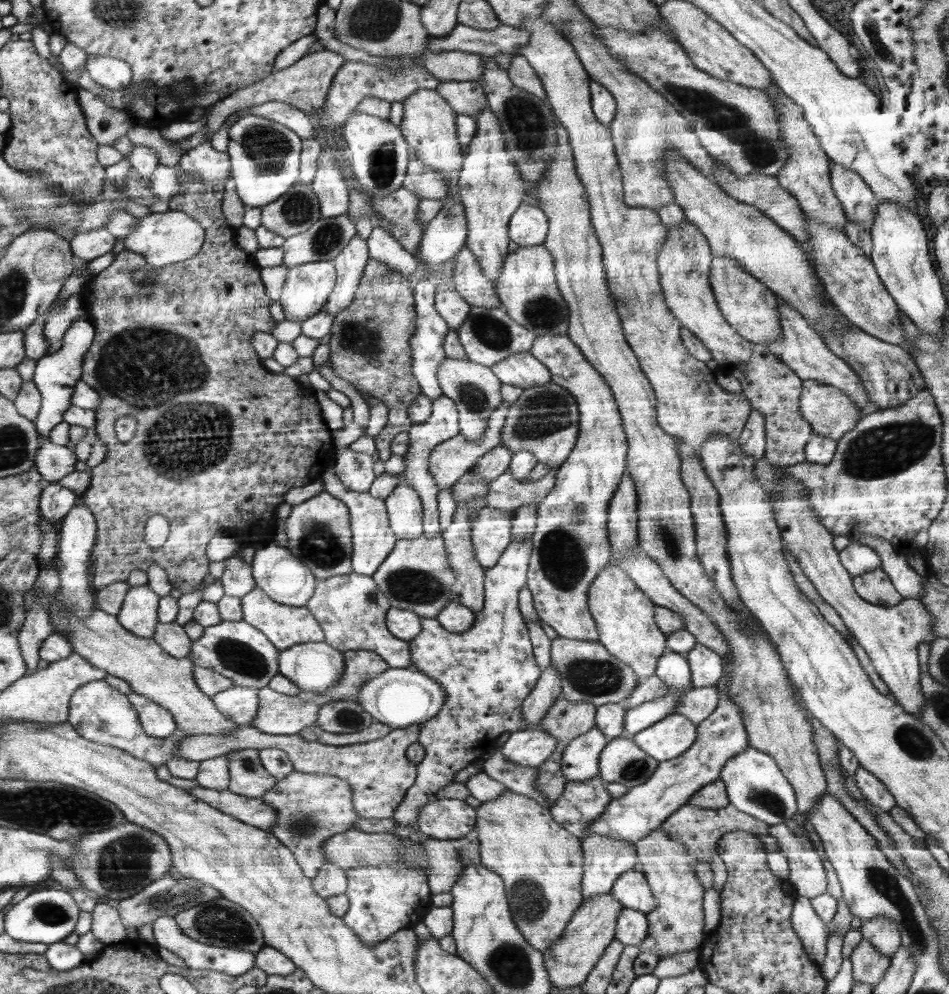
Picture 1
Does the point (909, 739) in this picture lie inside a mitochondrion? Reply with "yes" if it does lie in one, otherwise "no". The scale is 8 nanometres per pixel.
yes

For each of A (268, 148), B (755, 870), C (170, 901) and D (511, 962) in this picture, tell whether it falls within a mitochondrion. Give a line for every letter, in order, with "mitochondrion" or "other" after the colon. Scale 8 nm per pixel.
A: mitochondrion
B: other
C: mitochondrion
D: mitochondrion

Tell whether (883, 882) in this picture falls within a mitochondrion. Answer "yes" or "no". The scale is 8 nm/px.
yes

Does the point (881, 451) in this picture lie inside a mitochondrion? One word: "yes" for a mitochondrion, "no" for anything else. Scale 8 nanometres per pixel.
yes

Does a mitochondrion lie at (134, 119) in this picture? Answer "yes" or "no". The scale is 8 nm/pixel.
no

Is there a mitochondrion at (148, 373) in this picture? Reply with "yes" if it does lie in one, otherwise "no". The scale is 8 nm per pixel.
yes

